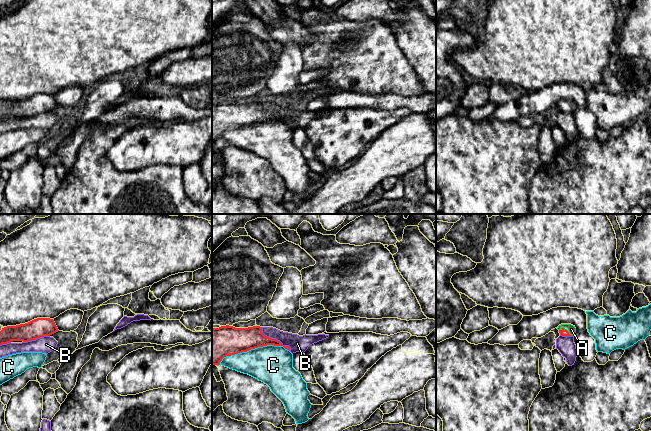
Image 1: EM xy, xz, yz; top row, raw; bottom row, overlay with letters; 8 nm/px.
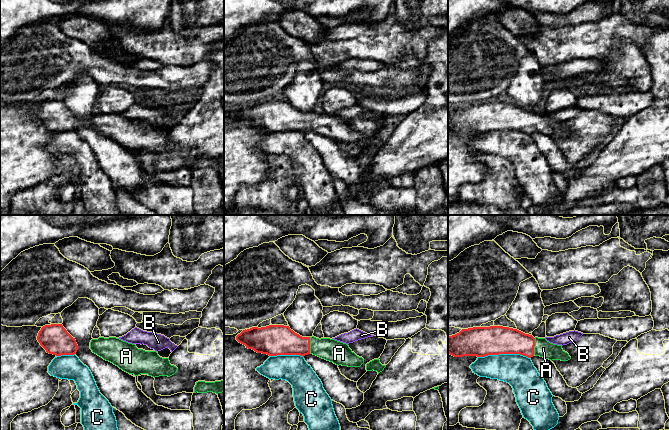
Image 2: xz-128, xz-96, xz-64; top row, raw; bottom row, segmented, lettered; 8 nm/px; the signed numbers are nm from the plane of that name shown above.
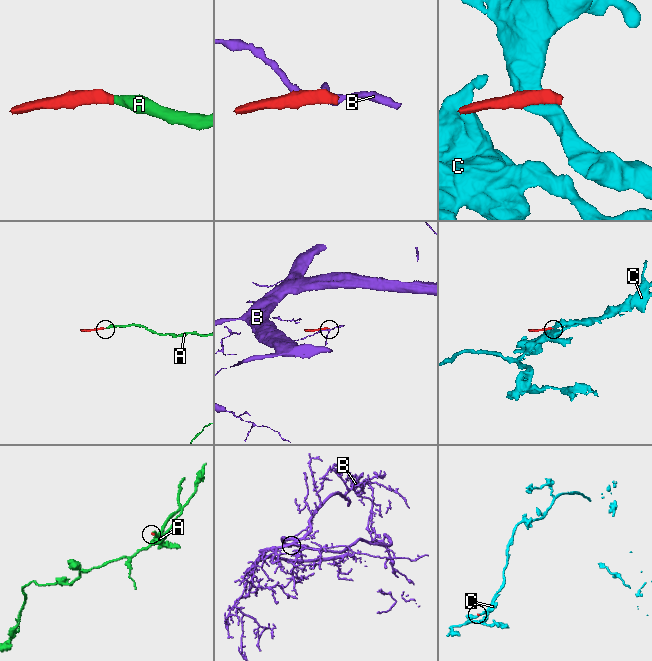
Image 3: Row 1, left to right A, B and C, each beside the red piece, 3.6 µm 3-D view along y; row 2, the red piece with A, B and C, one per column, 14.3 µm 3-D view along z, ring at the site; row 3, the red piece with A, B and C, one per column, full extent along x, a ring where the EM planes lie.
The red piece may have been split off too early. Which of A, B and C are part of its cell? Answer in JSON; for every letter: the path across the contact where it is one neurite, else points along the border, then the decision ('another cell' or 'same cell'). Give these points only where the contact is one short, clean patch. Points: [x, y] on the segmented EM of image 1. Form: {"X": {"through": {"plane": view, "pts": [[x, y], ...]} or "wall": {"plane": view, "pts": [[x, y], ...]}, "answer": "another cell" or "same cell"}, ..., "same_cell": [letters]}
{"A": {"answer": "same cell"}, "B": {"answer": "another cell"}, "C": {"answer": "another cell"}, "same_cell": ["A"]}

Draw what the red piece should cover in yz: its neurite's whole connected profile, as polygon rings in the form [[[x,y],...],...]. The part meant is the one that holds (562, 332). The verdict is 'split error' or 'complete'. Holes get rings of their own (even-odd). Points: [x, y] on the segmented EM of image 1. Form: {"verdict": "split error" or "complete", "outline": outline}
{"verdict": "split error", "outline": [[[561,324],[557,329],[562,336],[574,336],[576,334],[576,328],[571,324]]]}

